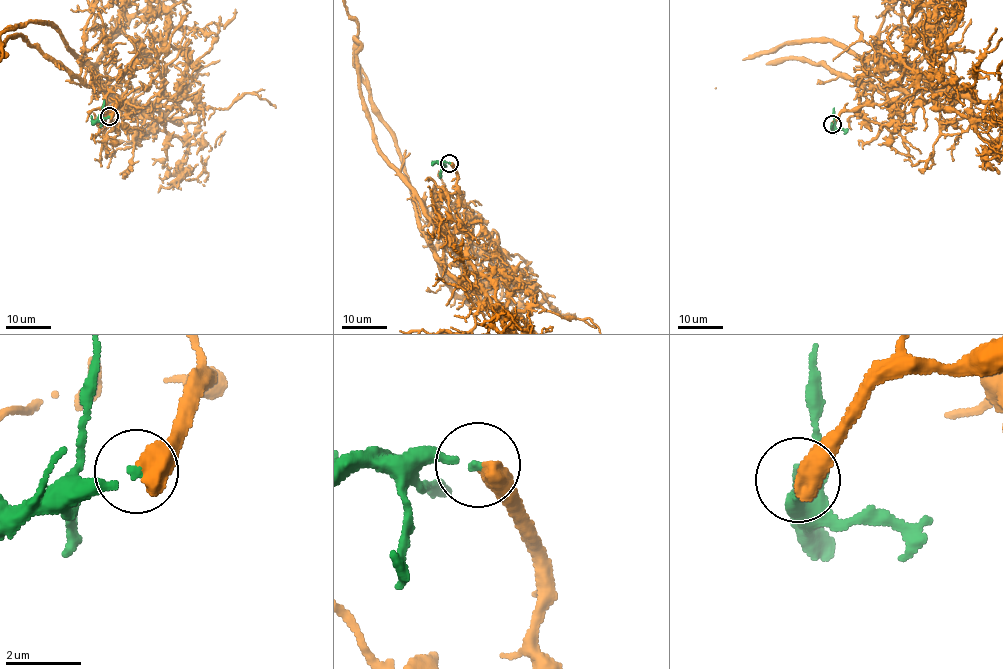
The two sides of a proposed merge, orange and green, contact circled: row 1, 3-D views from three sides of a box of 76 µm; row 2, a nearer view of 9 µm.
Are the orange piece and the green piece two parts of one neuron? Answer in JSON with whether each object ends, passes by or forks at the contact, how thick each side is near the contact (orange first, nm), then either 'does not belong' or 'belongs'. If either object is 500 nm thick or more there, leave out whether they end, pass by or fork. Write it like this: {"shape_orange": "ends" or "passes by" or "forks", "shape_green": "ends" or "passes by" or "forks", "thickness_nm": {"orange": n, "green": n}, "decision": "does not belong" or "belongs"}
{"thickness_nm": {"orange": 600, "green": 180}, "decision": "belongs"}

